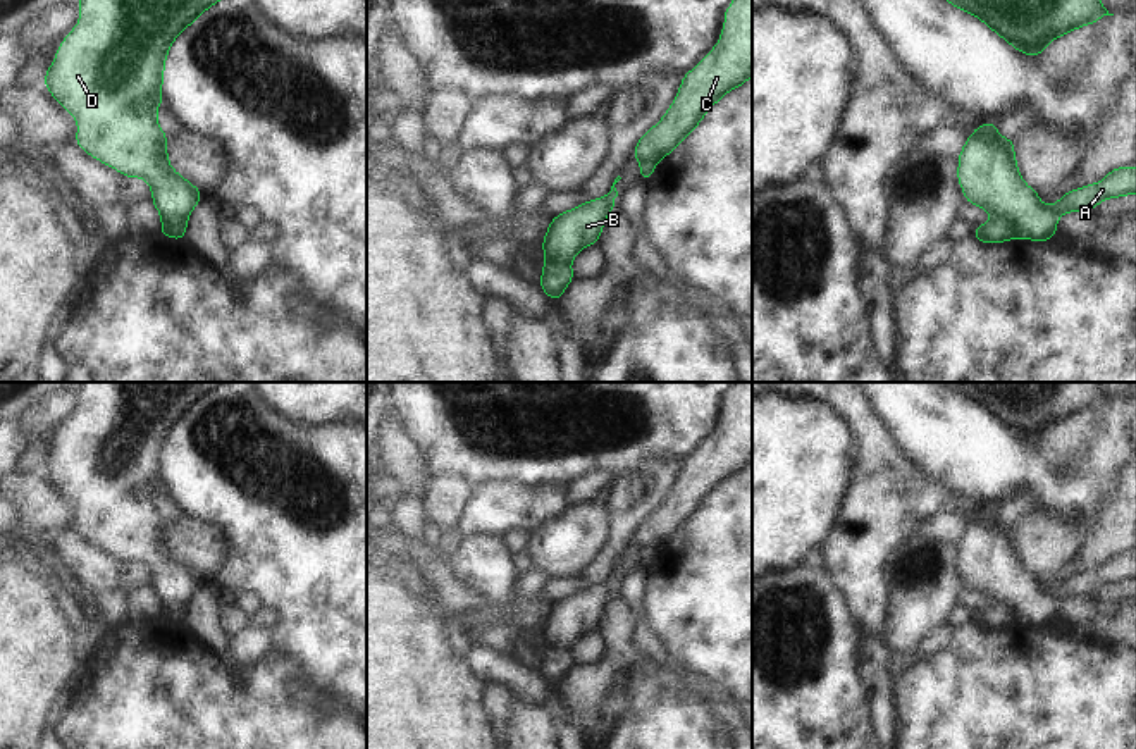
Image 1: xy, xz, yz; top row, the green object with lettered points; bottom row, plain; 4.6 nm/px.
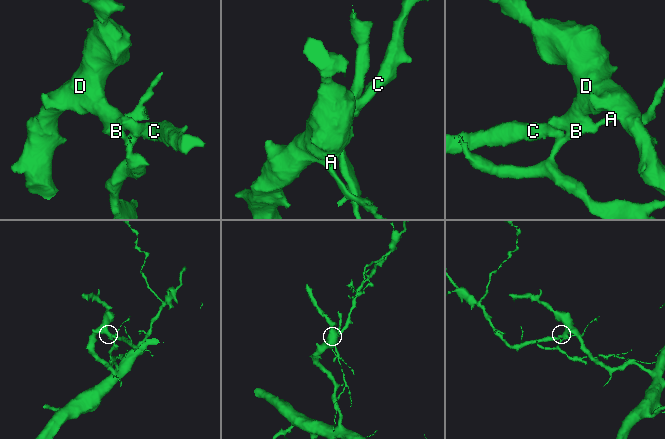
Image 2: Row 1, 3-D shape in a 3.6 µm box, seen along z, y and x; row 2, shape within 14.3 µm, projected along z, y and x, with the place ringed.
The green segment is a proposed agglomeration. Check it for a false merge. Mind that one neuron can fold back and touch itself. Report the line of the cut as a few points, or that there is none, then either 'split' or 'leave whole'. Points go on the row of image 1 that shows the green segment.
yz (997, 214), (1002, 214), (1014, 226), (1016, 236) | split

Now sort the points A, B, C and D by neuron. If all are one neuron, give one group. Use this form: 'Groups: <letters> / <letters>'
Groups: A C D / B.

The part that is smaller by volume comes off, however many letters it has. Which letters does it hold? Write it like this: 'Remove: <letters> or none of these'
Remove: B

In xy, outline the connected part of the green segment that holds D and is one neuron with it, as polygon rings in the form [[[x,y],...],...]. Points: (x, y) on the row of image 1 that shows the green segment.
[[[79,0],[79,22],[64,38],[43,79],[57,103],[77,119],[76,145],[127,179],[139,176],[150,183],[151,201],[162,215],[160,236],[174,238],[172,227],[186,226],[189,214],[203,200],[201,191],[179,176],[167,158],[167,134],[160,129],[155,110],[164,103],[164,65],[174,38],[217,2],[220,0]]]

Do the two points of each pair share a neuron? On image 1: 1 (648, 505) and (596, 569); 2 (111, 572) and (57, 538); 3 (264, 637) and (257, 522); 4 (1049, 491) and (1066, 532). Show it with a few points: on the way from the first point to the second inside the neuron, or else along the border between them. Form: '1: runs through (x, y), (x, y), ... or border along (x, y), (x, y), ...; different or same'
1: runs through (632, 519), (623, 527), (611, 553); same
2: runs through (97, 569), (71, 546); same
3: border along (274, 629), (276, 649); different
4: border along (1042, 503), (1080, 508), (1093, 522); different

